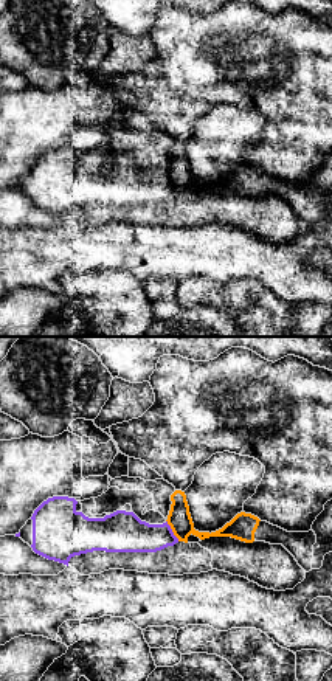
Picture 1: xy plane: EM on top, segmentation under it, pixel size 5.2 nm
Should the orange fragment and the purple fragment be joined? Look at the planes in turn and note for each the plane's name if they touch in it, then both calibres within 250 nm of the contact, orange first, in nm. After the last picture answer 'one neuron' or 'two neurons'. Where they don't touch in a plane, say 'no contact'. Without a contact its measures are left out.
contact in xy; calibres 120 and 200 nm

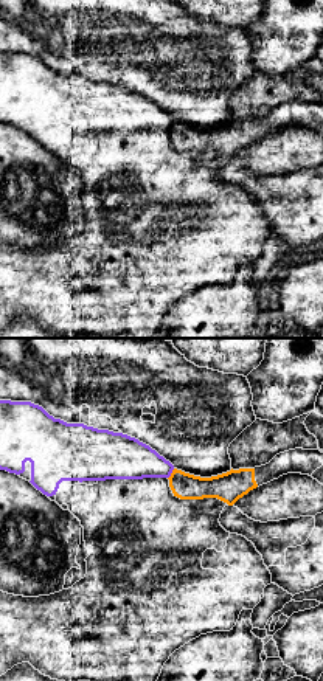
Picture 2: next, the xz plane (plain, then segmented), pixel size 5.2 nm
contact in xz; calibres 140 and 220 nm

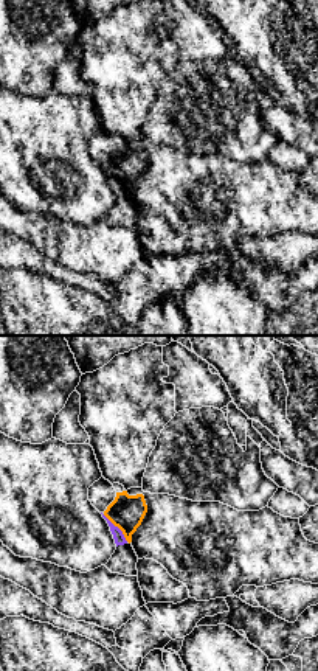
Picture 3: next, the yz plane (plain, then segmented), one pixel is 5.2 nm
contact in yz; calibres 180 and 60 nm

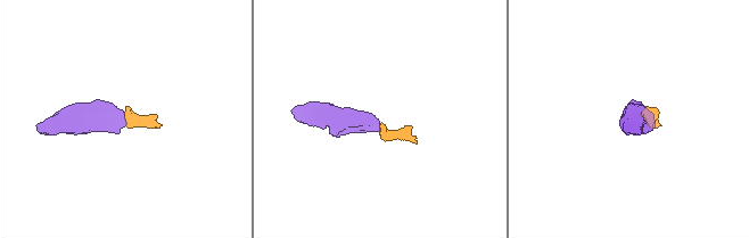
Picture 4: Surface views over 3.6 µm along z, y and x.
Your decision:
two neurons

